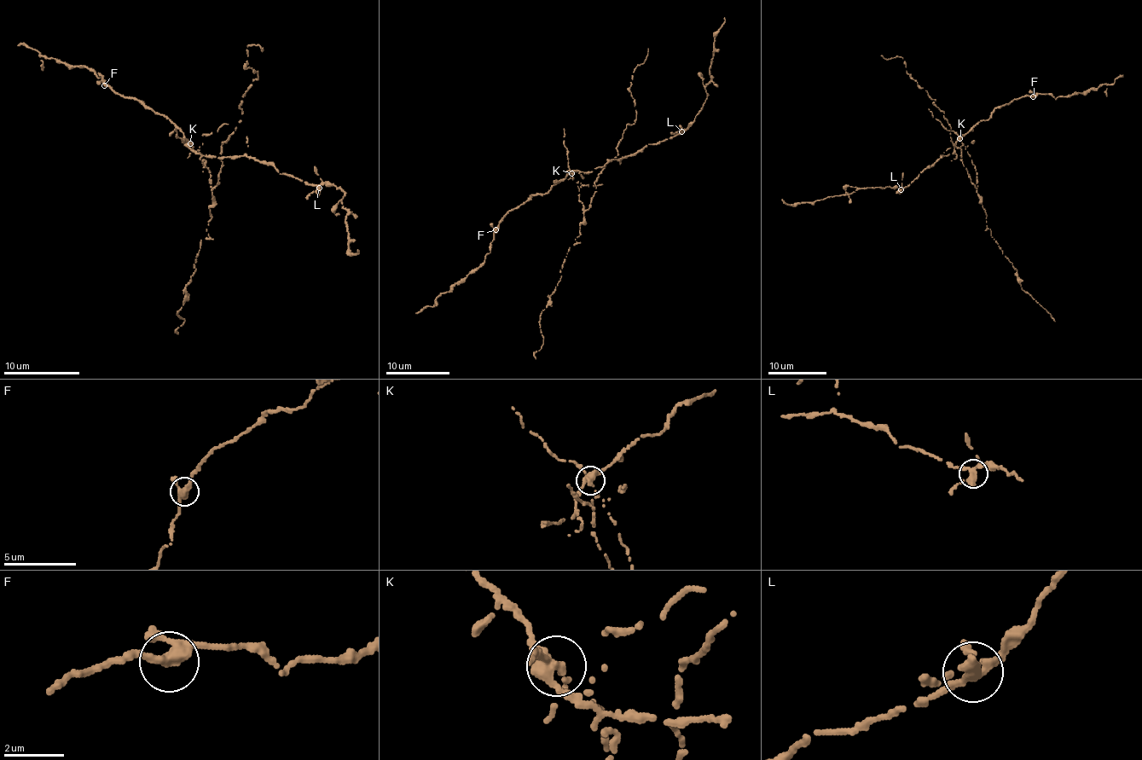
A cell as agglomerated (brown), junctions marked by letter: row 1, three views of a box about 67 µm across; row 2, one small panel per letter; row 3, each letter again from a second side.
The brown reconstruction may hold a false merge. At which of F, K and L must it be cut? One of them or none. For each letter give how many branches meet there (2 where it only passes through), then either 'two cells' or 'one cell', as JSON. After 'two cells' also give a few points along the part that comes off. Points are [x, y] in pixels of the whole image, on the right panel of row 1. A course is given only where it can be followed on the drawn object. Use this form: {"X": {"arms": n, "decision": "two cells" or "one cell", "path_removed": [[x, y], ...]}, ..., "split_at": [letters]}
{"F": {"arms": 3, "decision": "one cell"}, "K": {"arms": 4, "decision": "two cells", "path_removed": [[960, 138], [976, 172], [975, 186], [936, 101], [911, 76], [902, 57], [881, 55]]}, "L": {"arms": 4, "decision": "one cell"}, "split_at": ["K"]}

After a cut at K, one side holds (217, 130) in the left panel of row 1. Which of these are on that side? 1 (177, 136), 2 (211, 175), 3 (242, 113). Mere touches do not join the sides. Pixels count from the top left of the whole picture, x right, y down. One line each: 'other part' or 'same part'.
1: same part
2: same part
3: same part

